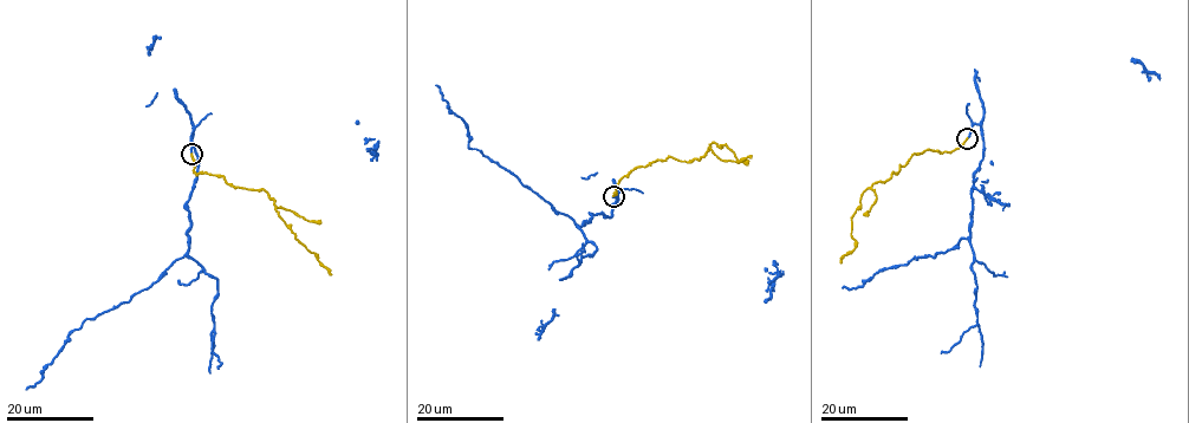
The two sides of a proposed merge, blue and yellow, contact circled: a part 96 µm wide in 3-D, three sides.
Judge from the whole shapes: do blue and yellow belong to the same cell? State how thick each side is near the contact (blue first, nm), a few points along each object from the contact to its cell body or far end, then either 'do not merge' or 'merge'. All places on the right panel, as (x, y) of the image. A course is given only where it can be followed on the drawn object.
170/180 nm | blue via (967, 138), (980, 125), (969, 235), (934, 258), (914, 256), (842, 287) | yellow via (967, 138), (952, 151), (914, 154), (896, 174), (863, 192), (852, 215), (855, 248), (840, 264) | merge

